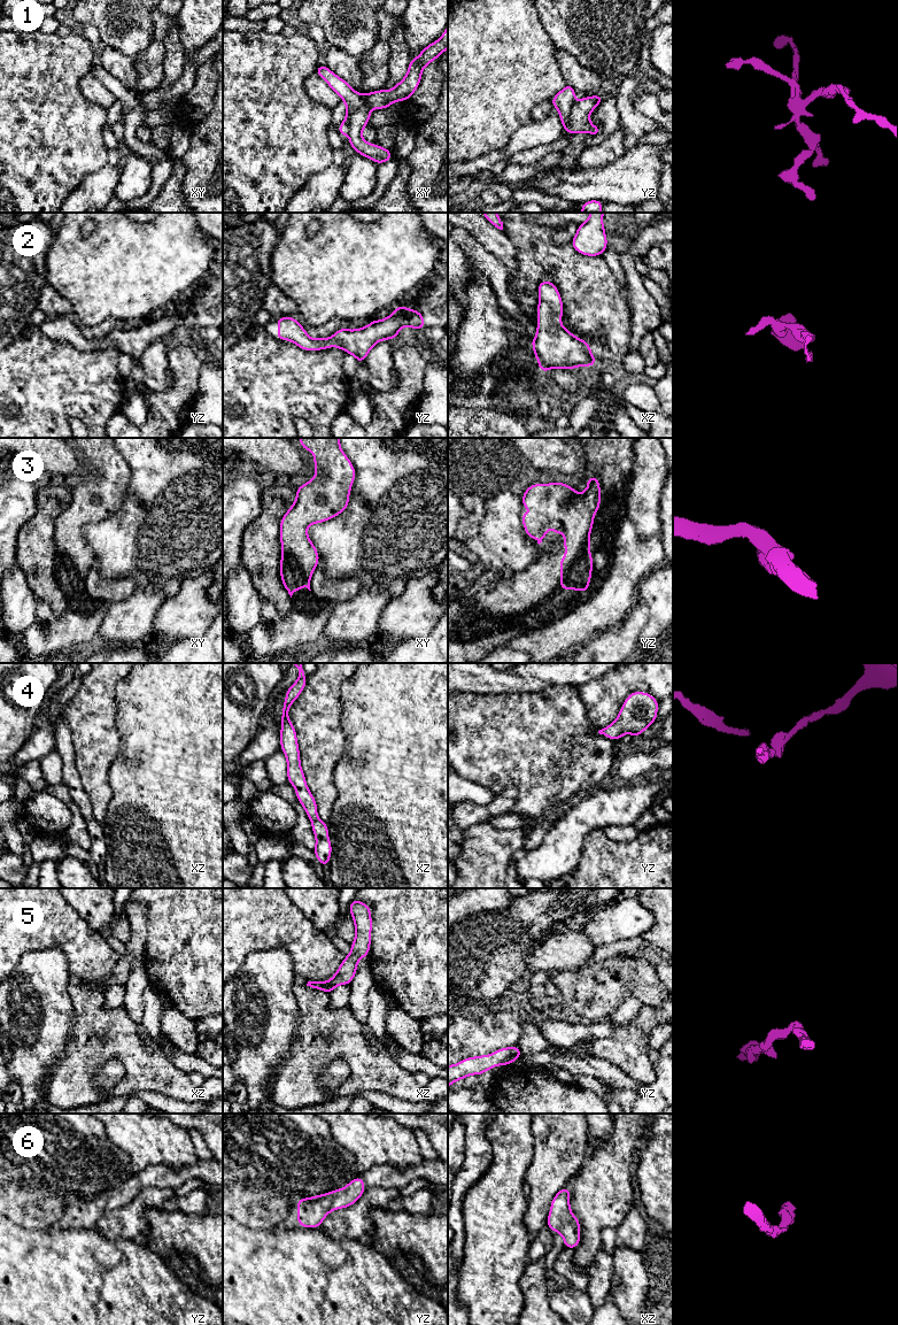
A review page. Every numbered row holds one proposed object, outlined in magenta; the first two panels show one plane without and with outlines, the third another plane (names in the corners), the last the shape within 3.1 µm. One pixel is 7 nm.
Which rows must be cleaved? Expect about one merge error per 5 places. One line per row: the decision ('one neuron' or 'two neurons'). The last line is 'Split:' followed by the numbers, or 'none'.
1: two neurons
2: one neuron
3: two neurons
4: one neuron
5: one neuron
6: one neuron
Split: 1, 3

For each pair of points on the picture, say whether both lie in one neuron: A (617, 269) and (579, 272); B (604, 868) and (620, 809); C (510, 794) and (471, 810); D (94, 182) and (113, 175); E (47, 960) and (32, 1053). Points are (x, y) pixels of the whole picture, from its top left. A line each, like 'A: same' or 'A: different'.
A: different
B: different
C: same
D: same
E: same

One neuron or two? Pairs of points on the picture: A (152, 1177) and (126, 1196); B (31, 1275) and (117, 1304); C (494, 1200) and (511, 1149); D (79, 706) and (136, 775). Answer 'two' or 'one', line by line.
A: one
B: one
C: one
D: two

